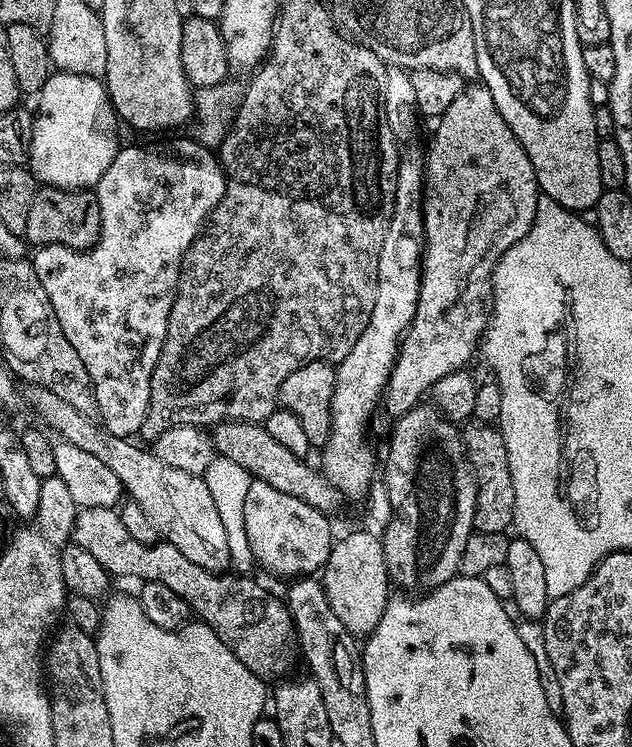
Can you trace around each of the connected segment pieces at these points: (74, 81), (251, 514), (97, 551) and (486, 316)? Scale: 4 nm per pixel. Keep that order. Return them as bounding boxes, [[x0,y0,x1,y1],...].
[[27,71,118,189],[245,479,334,578],[71,507,294,678],[382,86,542,418]]

